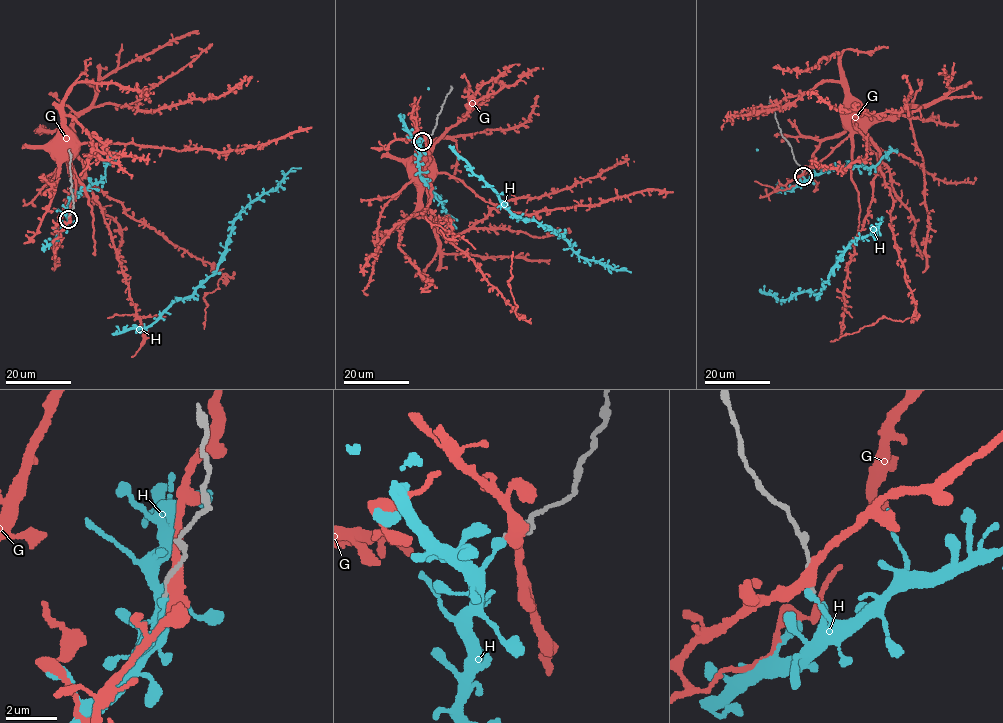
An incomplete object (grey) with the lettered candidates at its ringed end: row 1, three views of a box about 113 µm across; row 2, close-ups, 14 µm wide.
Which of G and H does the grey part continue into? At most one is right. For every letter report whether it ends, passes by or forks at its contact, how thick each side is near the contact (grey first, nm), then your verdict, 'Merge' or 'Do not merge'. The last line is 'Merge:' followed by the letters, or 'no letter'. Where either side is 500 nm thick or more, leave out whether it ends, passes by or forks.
G: It passes by. Thickness 220 nm (grey) against 440 nm. Do not merge
H: It ends there. Thickness 150 nm (grey) against 280 nm. Do not merge
Merge: no letter

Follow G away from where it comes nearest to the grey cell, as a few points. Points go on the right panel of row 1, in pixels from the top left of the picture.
G: (802, 173), (819, 163), (848, 135), (841, 115), (843, 108)

